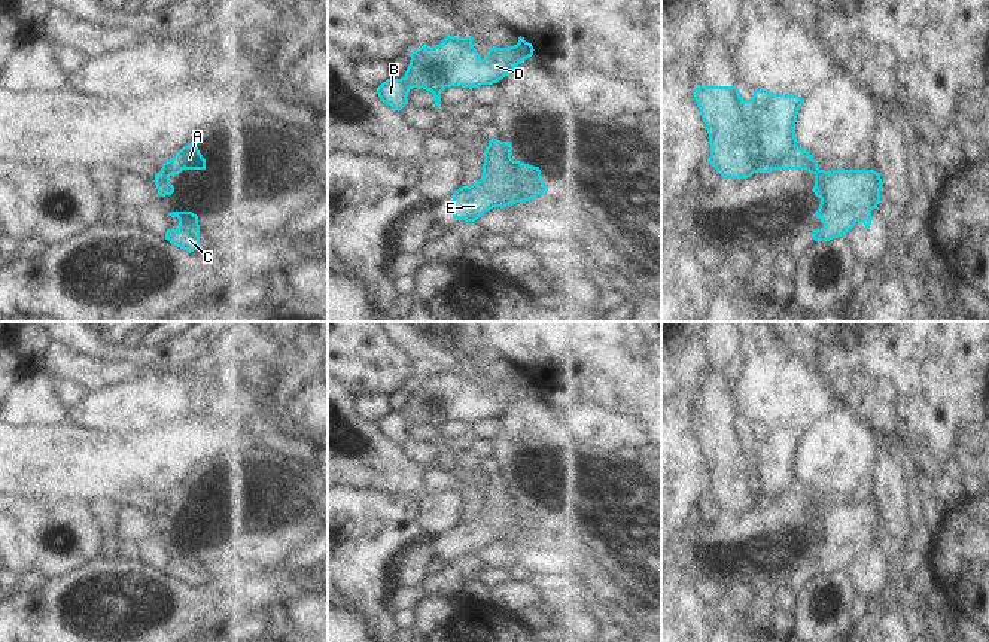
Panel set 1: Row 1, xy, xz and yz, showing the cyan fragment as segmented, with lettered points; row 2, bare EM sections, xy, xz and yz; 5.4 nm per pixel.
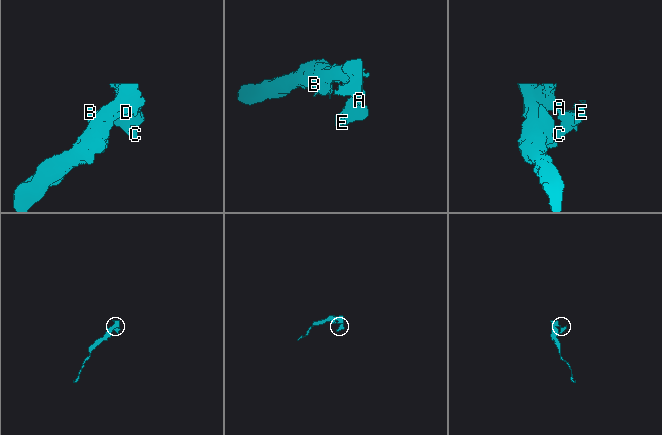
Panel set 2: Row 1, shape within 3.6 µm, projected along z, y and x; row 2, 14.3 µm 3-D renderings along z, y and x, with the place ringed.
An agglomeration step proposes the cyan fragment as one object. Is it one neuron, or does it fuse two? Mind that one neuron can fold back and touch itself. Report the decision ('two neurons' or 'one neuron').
two neurons

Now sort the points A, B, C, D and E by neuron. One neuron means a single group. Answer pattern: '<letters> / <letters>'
A B D / C E

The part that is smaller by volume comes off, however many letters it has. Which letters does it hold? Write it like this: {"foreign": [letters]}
{"foreign": ["C", "E"]}

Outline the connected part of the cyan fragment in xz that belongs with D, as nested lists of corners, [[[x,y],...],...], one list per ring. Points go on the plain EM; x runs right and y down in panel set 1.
[[[447,369],[439,378],[423,378],[410,386],[411,393],[405,410],[387,413],[377,422],[383,436],[395,444],[408,438],[413,422],[430,425],[435,439],[441,442],[441,426],[445,422],[478,422],[493,419],[508,410],[520,396],[533,389],[532,377],[518,371],[518,377],[508,381],[490,380],[481,392],[471,371]]]

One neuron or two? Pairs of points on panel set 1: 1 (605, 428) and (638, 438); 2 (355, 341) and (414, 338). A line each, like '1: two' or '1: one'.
1: one
2: two

